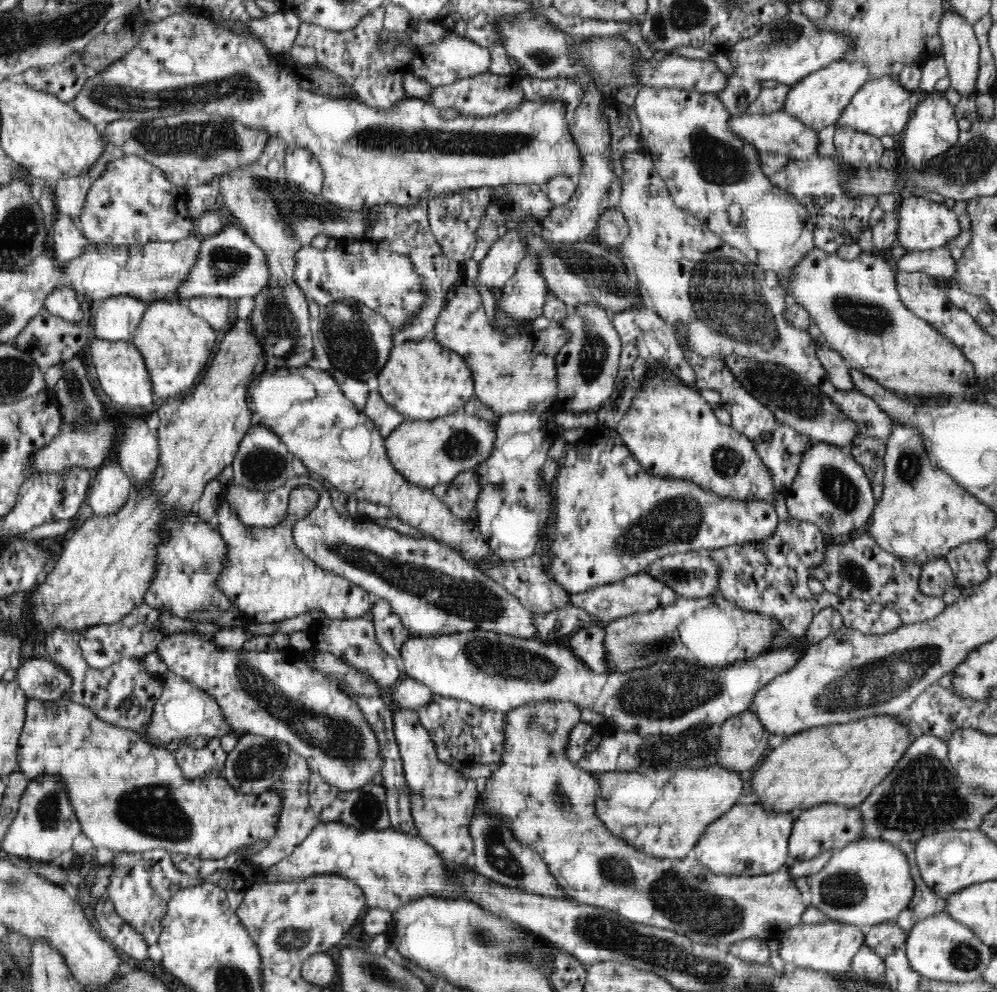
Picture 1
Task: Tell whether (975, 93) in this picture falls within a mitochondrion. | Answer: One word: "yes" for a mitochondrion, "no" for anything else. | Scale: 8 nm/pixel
no

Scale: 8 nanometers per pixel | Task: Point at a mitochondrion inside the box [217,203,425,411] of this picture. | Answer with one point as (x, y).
(345, 330)

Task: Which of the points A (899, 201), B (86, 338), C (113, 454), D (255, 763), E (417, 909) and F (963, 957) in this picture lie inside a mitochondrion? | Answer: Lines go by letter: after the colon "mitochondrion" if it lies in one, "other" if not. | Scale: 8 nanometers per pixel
A: other
B: other
C: other
D: mitochondrion
E: other
F: mitochondrion

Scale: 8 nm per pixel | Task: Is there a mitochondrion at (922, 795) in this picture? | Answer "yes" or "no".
yes

